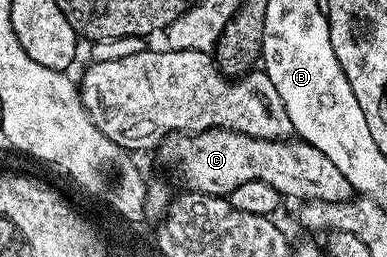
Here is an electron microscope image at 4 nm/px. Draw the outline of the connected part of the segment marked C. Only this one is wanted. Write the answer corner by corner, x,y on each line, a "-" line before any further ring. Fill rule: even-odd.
209,129
190,135
167,136
158,146
159,161
175,173
184,190
222,197
241,183
269,183
284,198
309,201
345,201
352,196
351,184
309,143
300,139
270,141
235,130

